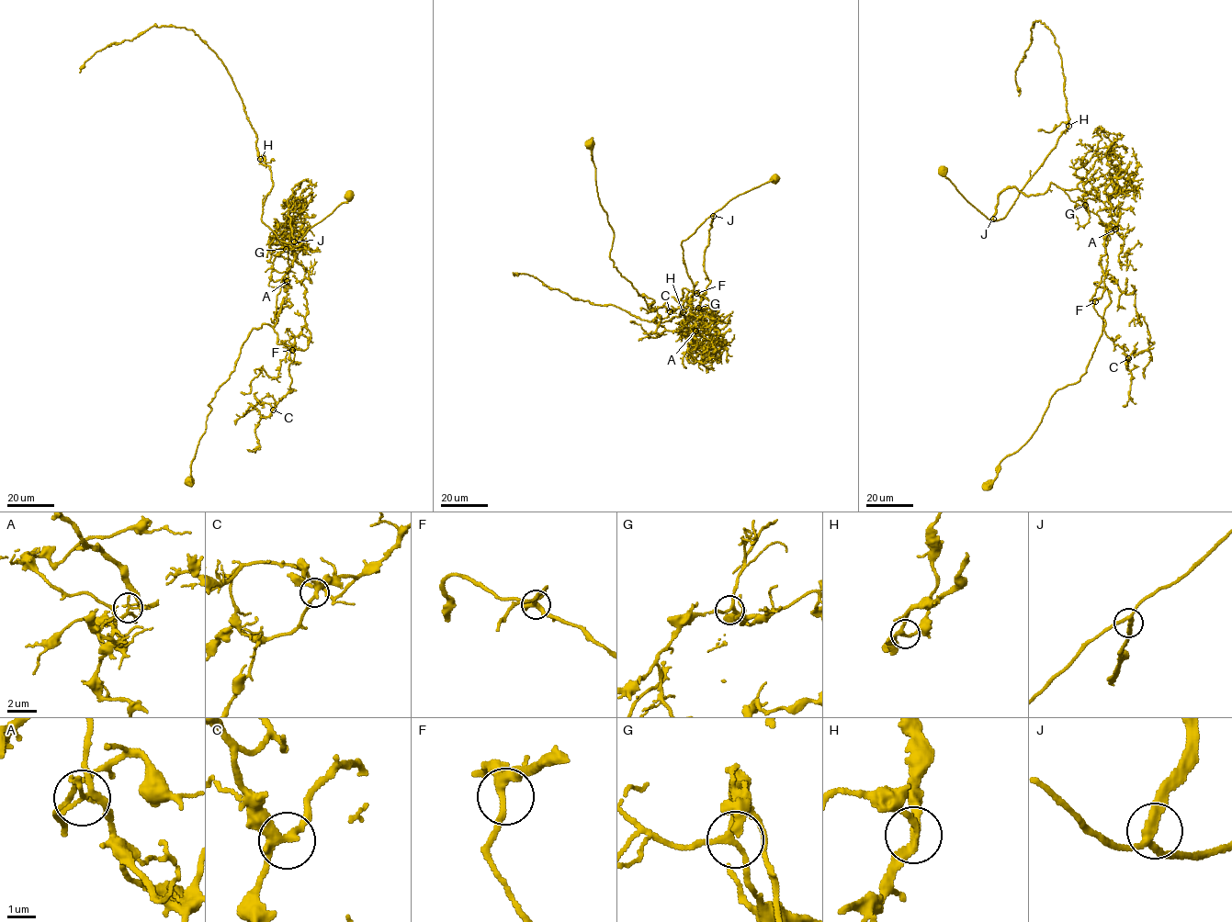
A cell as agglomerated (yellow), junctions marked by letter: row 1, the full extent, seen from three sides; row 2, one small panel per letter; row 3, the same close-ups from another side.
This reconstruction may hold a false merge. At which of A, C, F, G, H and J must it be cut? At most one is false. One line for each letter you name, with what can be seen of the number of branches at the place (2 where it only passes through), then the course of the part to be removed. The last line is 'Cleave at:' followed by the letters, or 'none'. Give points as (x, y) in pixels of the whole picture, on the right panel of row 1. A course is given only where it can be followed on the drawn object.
A: branches 3; course (1115, 229), (1051, 183), (1006, 187), (993, 219), (1068, 126), (1061, 58), (1039, 20), (1018, 95)
Cleave at: A

